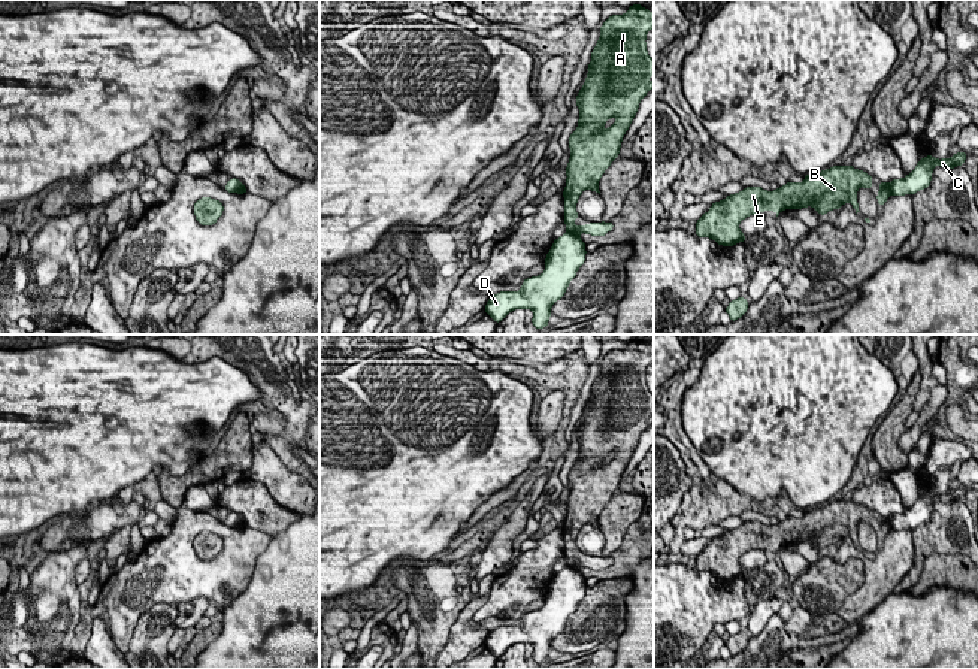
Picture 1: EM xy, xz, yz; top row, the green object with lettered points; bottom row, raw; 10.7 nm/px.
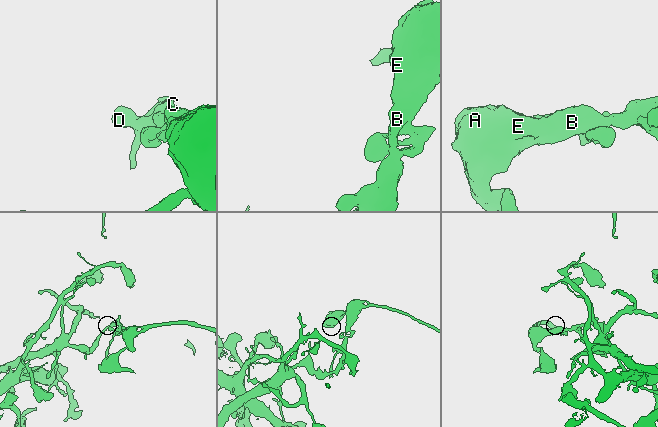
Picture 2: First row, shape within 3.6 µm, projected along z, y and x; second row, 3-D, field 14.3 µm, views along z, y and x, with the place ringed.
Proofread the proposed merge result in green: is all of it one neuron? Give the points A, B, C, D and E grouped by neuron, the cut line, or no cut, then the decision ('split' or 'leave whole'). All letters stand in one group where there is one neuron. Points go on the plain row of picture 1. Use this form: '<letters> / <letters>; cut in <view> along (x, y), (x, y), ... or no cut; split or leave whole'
A B E / C D; cut in xz along (568, 566), (578, 571); split

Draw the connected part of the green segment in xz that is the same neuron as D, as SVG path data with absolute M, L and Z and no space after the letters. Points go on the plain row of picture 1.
M564 567L554 575L545 593L545 606L523 615L520 626L500 626L491 630L485 647L500 657L514 644L532 644L536 663L548 662L551 641L563 633L569 617L585 596L585 578L579 570Z

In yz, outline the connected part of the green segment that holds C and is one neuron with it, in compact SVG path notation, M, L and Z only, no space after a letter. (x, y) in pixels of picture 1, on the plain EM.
M960 485L959 488L953 488L951 493L938 494L932 490L927 490L924 493L918 494L915 503L909 509L906 509L902 514L893 514L890 517L891 529L914 530L917 526L930 521L933 502L936 499L939 499L944 503L956 503L957 500L965 499L966 491L968 491L968 488Z

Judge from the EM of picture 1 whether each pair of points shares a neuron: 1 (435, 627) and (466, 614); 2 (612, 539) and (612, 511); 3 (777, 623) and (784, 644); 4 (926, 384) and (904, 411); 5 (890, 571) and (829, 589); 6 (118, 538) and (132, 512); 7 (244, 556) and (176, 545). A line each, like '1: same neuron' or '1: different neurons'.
1: different neurons
2: same neuron
3: same neuron
4: different neurons
5: different neurons
6: different neurons
7: same neuron

